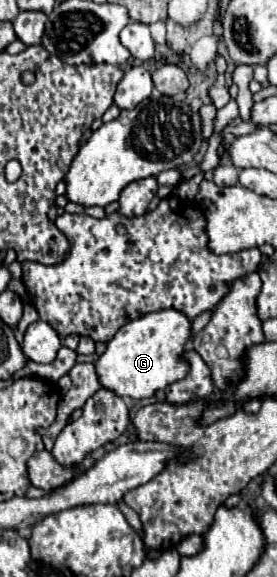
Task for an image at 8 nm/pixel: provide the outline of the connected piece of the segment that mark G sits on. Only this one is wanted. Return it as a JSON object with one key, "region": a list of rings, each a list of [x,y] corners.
{"region":[[[155,311],[147,313],[135,321],[129,321],[121,327],[115,337],[107,343],[107,349],[95,361],[95,373],[99,377],[99,385],[131,399],[149,399],[155,391],[165,389],[169,383],[183,379],[189,371],[187,363],[181,361],[181,353],[191,333],[189,319],[175,311]]]}

